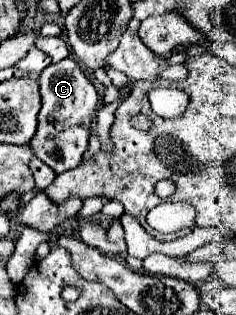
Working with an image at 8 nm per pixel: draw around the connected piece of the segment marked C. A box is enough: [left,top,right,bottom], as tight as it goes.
[30,36,98,174]

